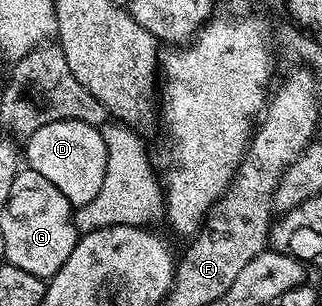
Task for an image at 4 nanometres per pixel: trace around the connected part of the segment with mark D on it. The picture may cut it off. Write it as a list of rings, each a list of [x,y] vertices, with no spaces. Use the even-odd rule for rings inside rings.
[[[62,120],[38,128],[25,139],[22,154],[27,169],[38,172],[64,194],[70,205],[79,208],[101,191],[106,174],[106,146],[99,127],[81,121]]]

